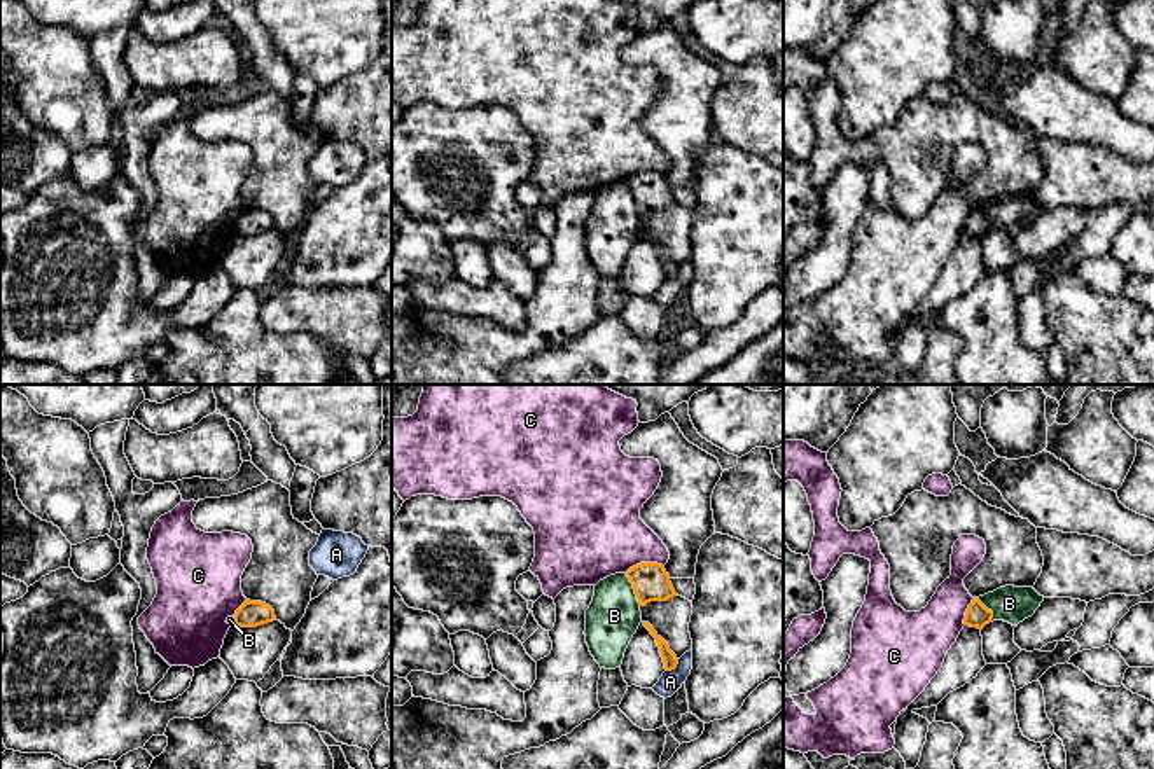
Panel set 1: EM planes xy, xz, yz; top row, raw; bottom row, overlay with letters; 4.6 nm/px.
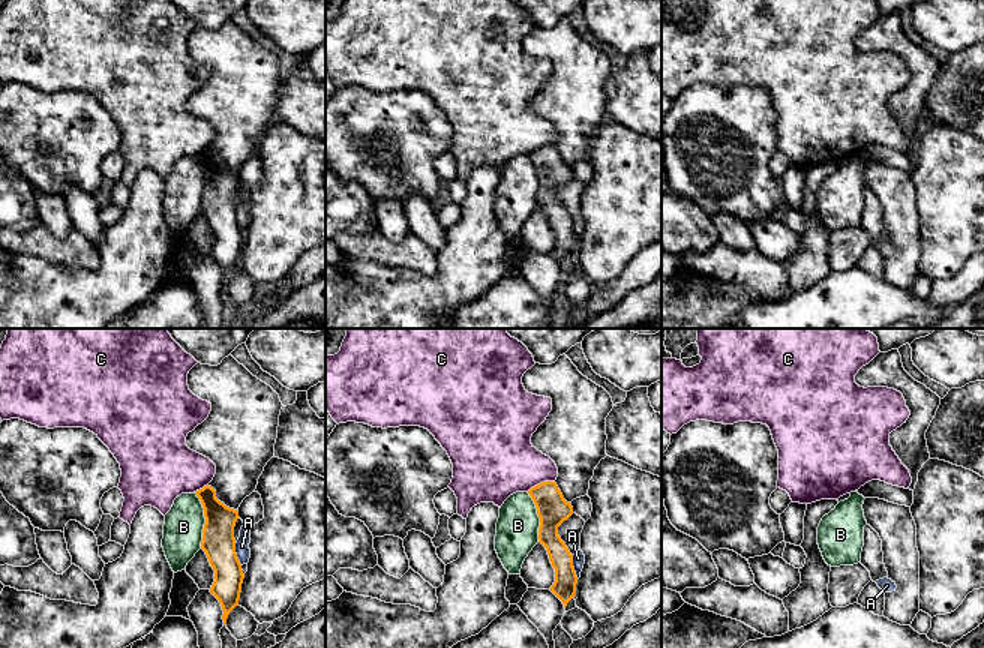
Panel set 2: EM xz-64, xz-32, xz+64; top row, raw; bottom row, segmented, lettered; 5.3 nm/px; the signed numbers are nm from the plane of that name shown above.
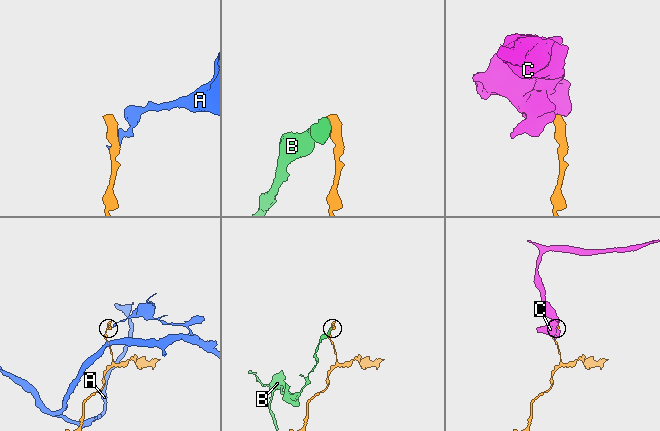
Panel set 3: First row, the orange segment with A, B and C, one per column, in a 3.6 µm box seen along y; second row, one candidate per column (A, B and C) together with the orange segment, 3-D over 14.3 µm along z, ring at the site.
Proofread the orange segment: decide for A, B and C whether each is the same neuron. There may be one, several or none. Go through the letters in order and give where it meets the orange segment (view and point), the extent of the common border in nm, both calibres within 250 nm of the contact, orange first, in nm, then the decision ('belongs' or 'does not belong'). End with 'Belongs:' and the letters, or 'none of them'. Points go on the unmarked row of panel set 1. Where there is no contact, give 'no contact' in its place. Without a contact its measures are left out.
A: xz (674, 277) | 90 nm | 70/100 nm | does not belong
B: xz (633, 196) | 170 nm | 170/240 nm | does not belong
C: xz (644, 172) | 190 nm | 170/400 nm | does not belong
Belongs: none of them

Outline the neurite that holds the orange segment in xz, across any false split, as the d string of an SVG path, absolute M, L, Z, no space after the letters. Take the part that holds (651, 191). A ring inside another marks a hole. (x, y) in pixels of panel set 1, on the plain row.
M640 171L626 180L626 185L633 192L640 215L650 210L666 210L677 204L670 184L663 173Z

